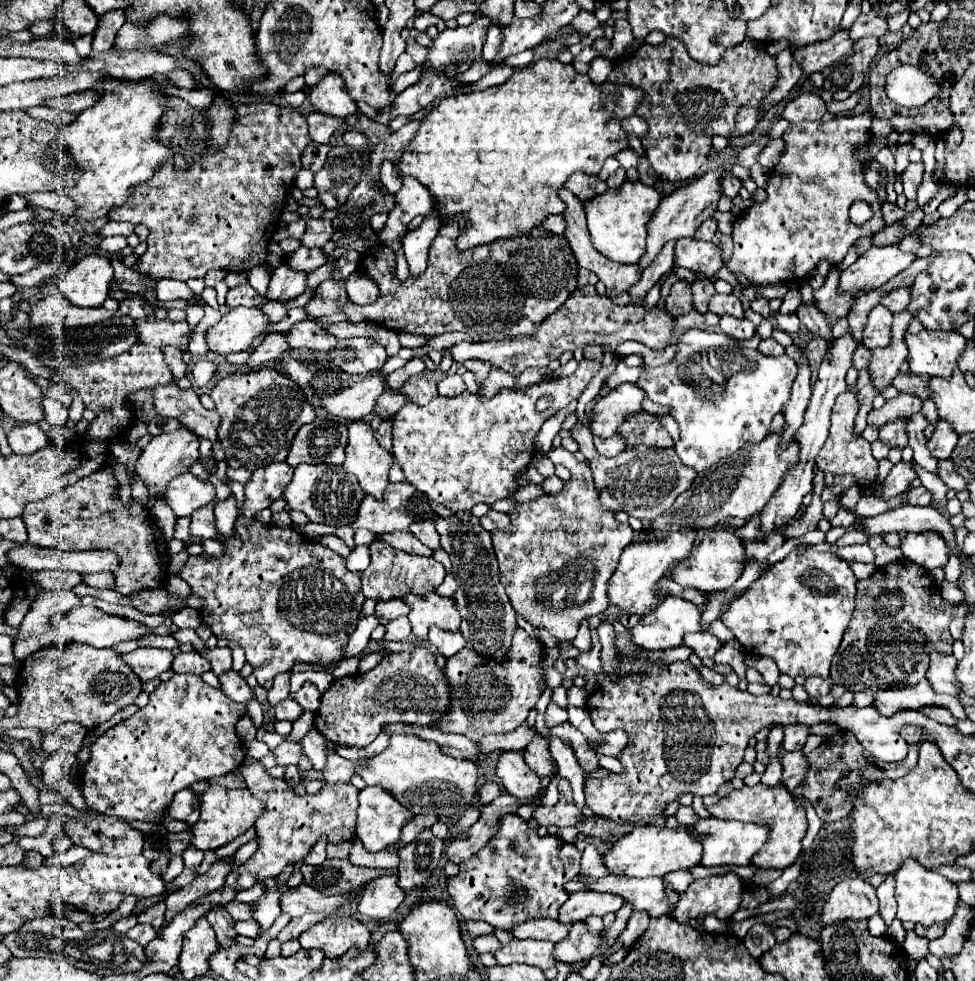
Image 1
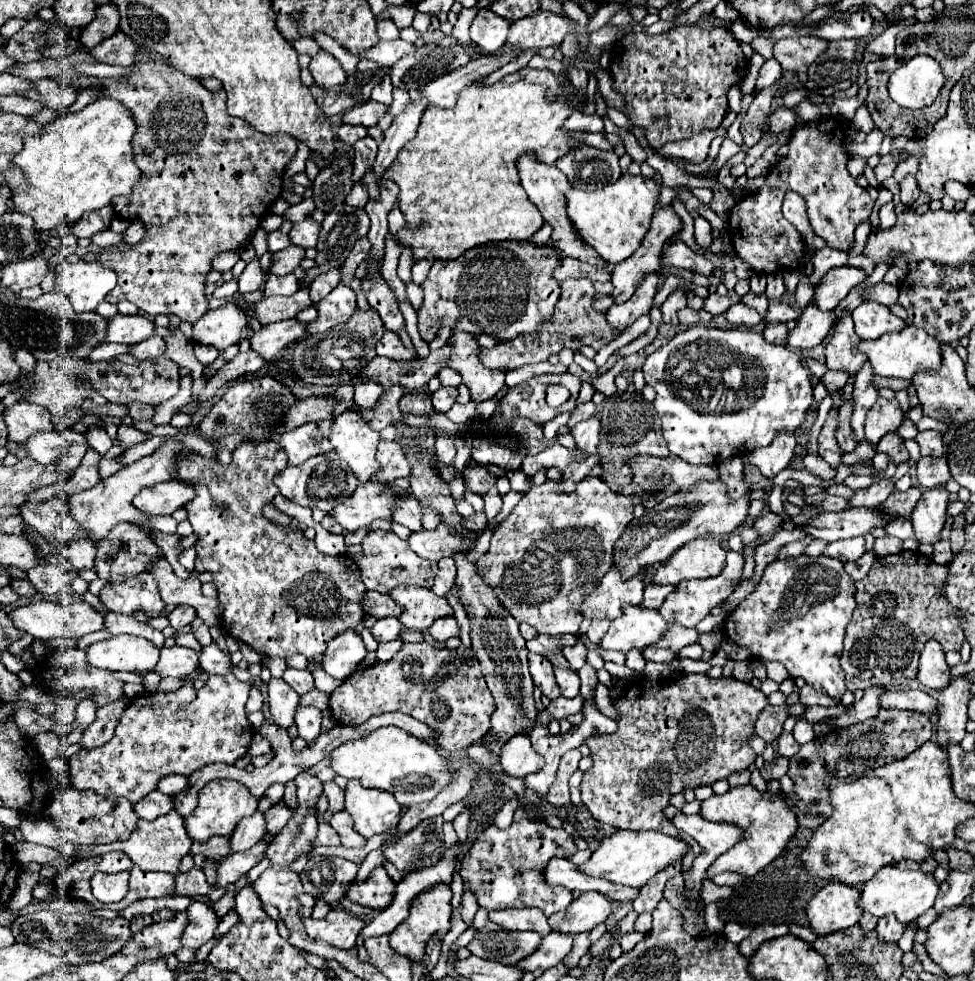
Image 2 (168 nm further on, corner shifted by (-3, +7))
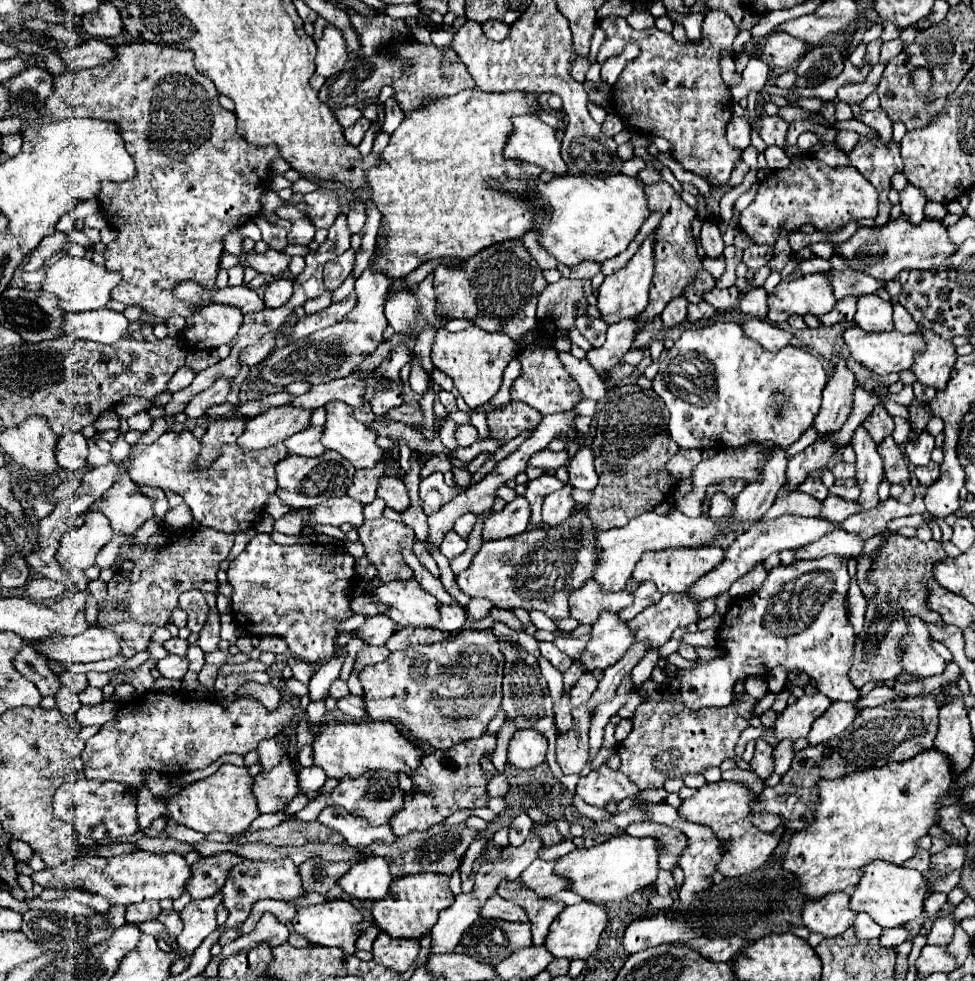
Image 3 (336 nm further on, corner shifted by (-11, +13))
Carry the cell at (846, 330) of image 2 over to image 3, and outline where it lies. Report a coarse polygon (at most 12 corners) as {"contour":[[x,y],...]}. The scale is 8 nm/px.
{"contour":[[846,346],[812,422],[818,438],[838,432],[852,412],[854,374]]}

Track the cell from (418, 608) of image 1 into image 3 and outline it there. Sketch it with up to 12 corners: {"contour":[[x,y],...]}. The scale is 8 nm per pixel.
{"contour":[[410,580],[370,588],[394,624],[434,626],[438,600]]}

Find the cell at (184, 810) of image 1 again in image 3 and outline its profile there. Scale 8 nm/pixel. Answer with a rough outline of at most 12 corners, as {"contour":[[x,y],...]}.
{"contour":[[150,790],[138,792],[138,828],[166,812],[166,802]]}

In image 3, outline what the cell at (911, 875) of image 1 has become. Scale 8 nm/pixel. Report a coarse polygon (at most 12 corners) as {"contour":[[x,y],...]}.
{"contour":[[862,868],[848,908],[896,928],[922,914],[920,872]]}

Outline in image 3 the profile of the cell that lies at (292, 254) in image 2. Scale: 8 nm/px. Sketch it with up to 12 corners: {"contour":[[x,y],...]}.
{"contour":[[278,250],[250,254],[246,266],[258,274],[282,276],[290,256]]}

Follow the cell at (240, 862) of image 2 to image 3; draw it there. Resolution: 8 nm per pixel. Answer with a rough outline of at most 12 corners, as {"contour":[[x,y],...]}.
{"contour":[[230,852],[200,858],[190,868],[192,900],[214,896],[228,870],[244,858]]}

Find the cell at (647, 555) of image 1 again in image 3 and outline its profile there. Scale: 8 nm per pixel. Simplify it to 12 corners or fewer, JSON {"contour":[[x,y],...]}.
{"contour":[[594,580],[568,596],[570,616],[594,624],[602,610],[620,612],[632,592],[606,594]]}

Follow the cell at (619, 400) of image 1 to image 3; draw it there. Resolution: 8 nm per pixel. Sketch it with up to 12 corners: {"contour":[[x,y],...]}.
{"contour":[[582,448],[570,468],[568,484],[594,490],[598,476],[590,448]]}

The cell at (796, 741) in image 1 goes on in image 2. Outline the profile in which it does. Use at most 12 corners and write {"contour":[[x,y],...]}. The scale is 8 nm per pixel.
{"contour":[[782,732],[778,750],[782,756],[792,758],[798,754],[800,744],[792,732]]}

